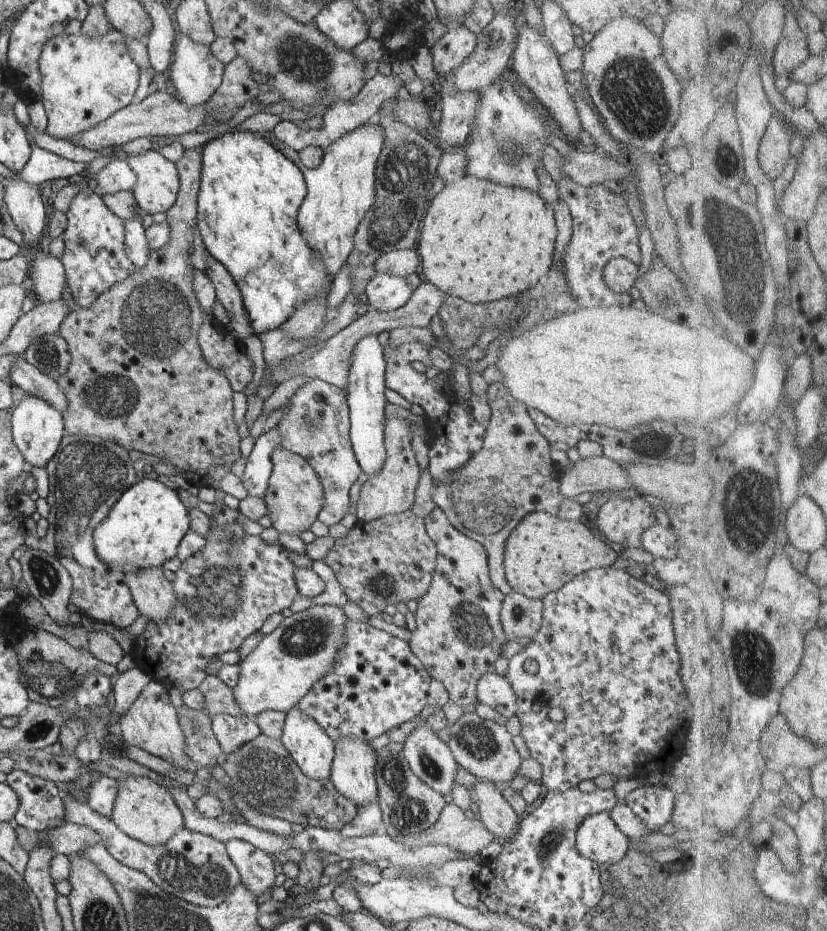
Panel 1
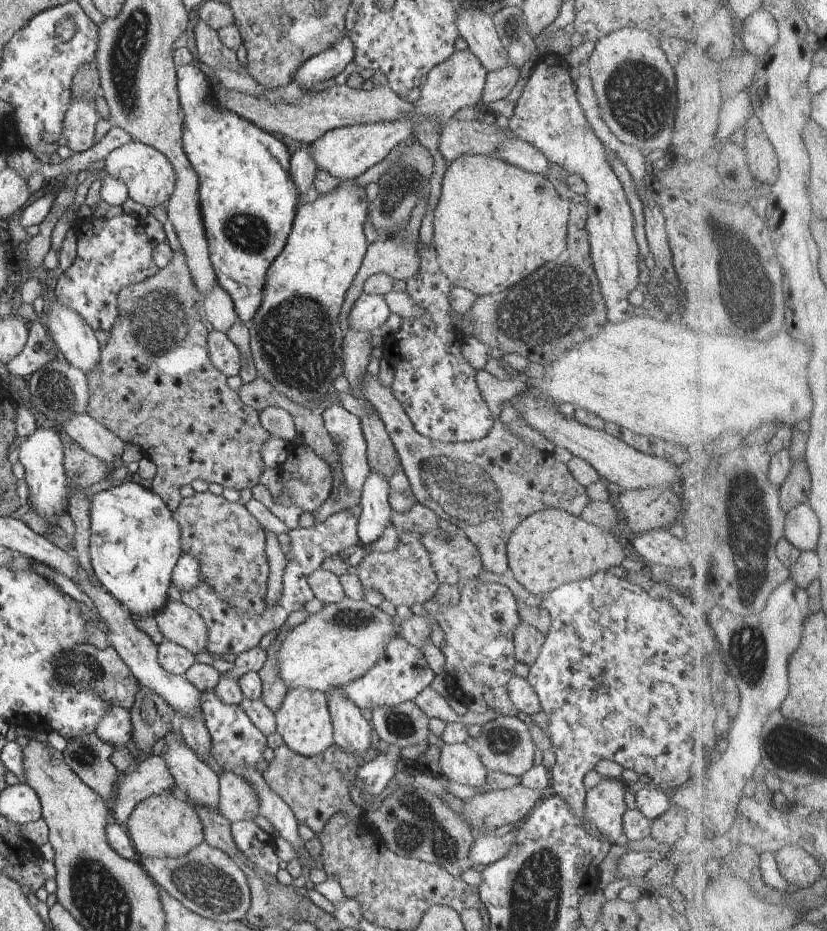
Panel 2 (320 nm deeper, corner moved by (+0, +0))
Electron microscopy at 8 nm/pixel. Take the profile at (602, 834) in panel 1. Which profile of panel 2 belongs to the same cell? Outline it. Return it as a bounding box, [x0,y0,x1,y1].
[585,778,627,844]

